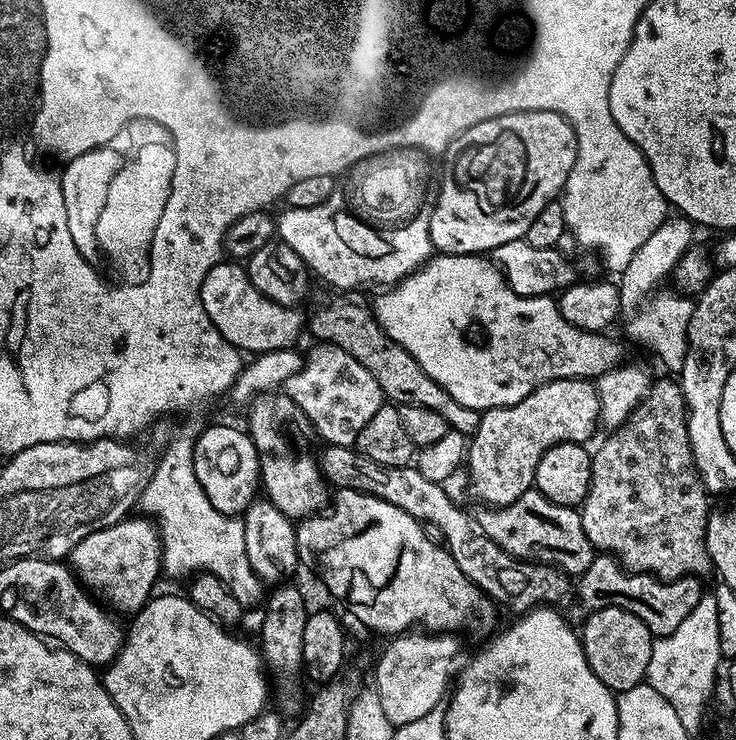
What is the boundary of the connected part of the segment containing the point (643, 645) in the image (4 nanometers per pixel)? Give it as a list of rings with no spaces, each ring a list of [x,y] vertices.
[[[603,608],[585,615],[584,629],[579,629],[580,644],[584,647],[584,657],[594,670],[598,682],[602,682],[611,692],[619,694],[630,690],[630,686],[645,683],[646,666],[649,666],[653,634],[642,622],[634,618],[630,610]]]

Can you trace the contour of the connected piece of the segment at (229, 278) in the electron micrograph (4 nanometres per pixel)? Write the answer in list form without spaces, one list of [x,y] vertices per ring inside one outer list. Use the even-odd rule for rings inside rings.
[[[221,262],[210,269],[206,282],[200,287],[200,301],[222,338],[244,354],[291,349],[300,336],[300,328],[302,332],[306,324],[305,317],[300,317],[295,307],[279,304],[262,295],[250,282],[247,271],[236,262]]]

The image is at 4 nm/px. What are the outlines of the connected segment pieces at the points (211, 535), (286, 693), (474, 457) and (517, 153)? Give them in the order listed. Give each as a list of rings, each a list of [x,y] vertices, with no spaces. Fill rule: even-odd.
[[[176,440],[155,461],[152,476],[140,493],[138,508],[151,518],[160,534],[162,568],[172,576],[188,576],[209,572],[214,574],[245,606],[259,605],[262,600],[262,582],[246,558],[244,526],[239,519],[222,514],[210,506],[210,498],[202,490],[194,474],[192,461],[193,441]],[[260,600],[260,601],[259,601]]]
[[[284,582],[279,586],[273,587],[272,592],[267,593],[264,608],[264,621],[260,624],[260,644],[259,651],[262,653],[262,659],[274,681],[274,692],[280,695],[281,713],[287,712],[299,713],[302,708],[300,704],[300,684],[296,679],[304,668],[304,659],[302,658],[302,630],[306,630],[306,622],[310,615],[310,608],[304,605],[304,596],[295,588],[294,585]]]
[[[581,378],[579,380],[552,380],[549,384],[544,384],[540,388],[535,388],[530,394],[526,394],[526,398],[522,398],[522,402],[514,402],[514,406],[506,406],[505,408],[489,408],[481,415],[480,424],[475,432],[471,433],[470,443],[468,446],[468,455],[466,457],[466,472],[468,468],[468,480],[472,483],[472,492],[481,500],[484,506],[499,506],[514,502],[526,491],[529,491],[536,483],[536,467],[542,458],[542,454],[546,454],[546,450],[550,450],[559,444],[582,444],[587,445],[588,439],[596,432],[596,419],[600,416],[600,396],[596,393],[596,388],[591,379]]]
[[[514,112],[470,126],[455,136],[442,153],[444,172],[430,218],[430,238],[437,253],[449,256],[492,254],[506,242],[524,239],[542,206],[564,191],[570,170],[577,167],[576,135],[557,112]]]

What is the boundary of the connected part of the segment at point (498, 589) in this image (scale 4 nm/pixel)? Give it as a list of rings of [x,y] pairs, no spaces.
[[[329,444],[321,447],[321,449],[318,452],[320,473],[333,489],[345,488],[355,492],[364,492],[368,496],[382,498],[382,502],[390,502],[390,506],[398,506],[398,510],[406,510],[406,514],[410,514],[415,520],[434,522],[434,526],[438,526],[448,552],[454,558],[454,562],[458,562],[458,570],[462,570],[462,574],[466,574],[466,578],[470,578],[470,582],[477,584],[480,591],[491,597],[493,601],[499,602],[501,605],[503,605],[502,603],[508,604],[509,610],[516,612],[515,614],[531,612],[533,608],[541,606],[555,605],[557,603],[555,600],[567,590],[568,583],[570,583],[569,577],[559,568],[554,568],[550,564],[537,564],[530,560],[519,560],[517,556],[512,556],[506,550],[502,550],[502,546],[498,546],[486,534],[486,530],[482,530],[482,526],[476,520],[475,515],[469,514],[467,516],[466,513],[460,512],[459,506],[444,493],[444,490],[446,490],[444,484],[430,482],[430,478],[425,478],[412,464],[382,466],[357,452],[355,447],[347,448],[337,444]]]

